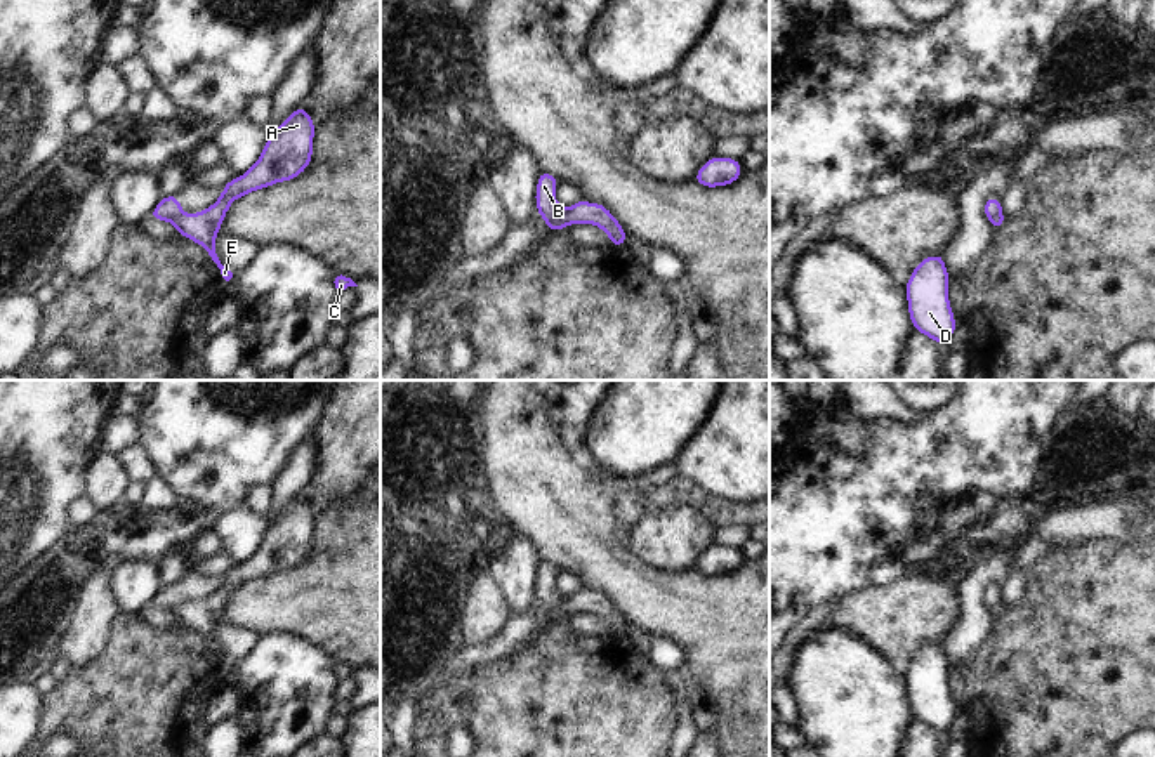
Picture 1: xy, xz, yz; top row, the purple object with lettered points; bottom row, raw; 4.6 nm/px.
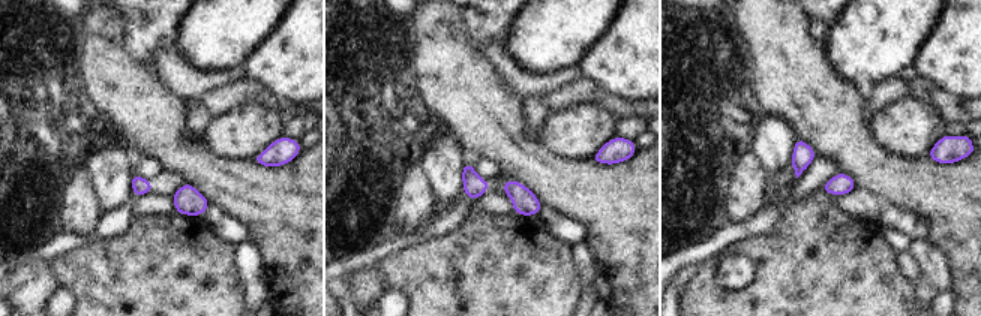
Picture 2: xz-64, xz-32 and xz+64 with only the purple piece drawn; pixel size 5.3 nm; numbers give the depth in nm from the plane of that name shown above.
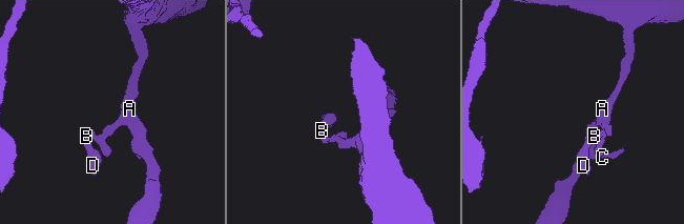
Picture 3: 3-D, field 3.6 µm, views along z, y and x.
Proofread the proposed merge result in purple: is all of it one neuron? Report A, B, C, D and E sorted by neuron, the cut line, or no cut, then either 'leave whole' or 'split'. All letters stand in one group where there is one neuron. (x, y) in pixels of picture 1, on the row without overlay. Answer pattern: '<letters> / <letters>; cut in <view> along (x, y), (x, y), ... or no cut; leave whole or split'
A C E / B D; cut in xz along (568, 598), (565, 613); split

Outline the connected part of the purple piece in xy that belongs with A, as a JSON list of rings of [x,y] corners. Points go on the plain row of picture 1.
[[[299,495],[290,505],[267,526],[259,549],[240,566],[224,573],[224,580],[205,599],[196,602],[181,602],[174,608],[177,622],[201,634],[210,651],[219,658],[226,674],[231,674],[236,662],[228,658],[215,641],[215,625],[231,592],[257,578],[266,578],[276,571],[287,571],[299,566],[311,552],[314,510],[311,504]]]

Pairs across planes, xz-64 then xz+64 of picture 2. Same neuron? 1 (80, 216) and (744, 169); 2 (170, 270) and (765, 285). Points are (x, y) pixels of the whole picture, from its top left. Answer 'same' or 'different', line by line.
1: same
2: same

